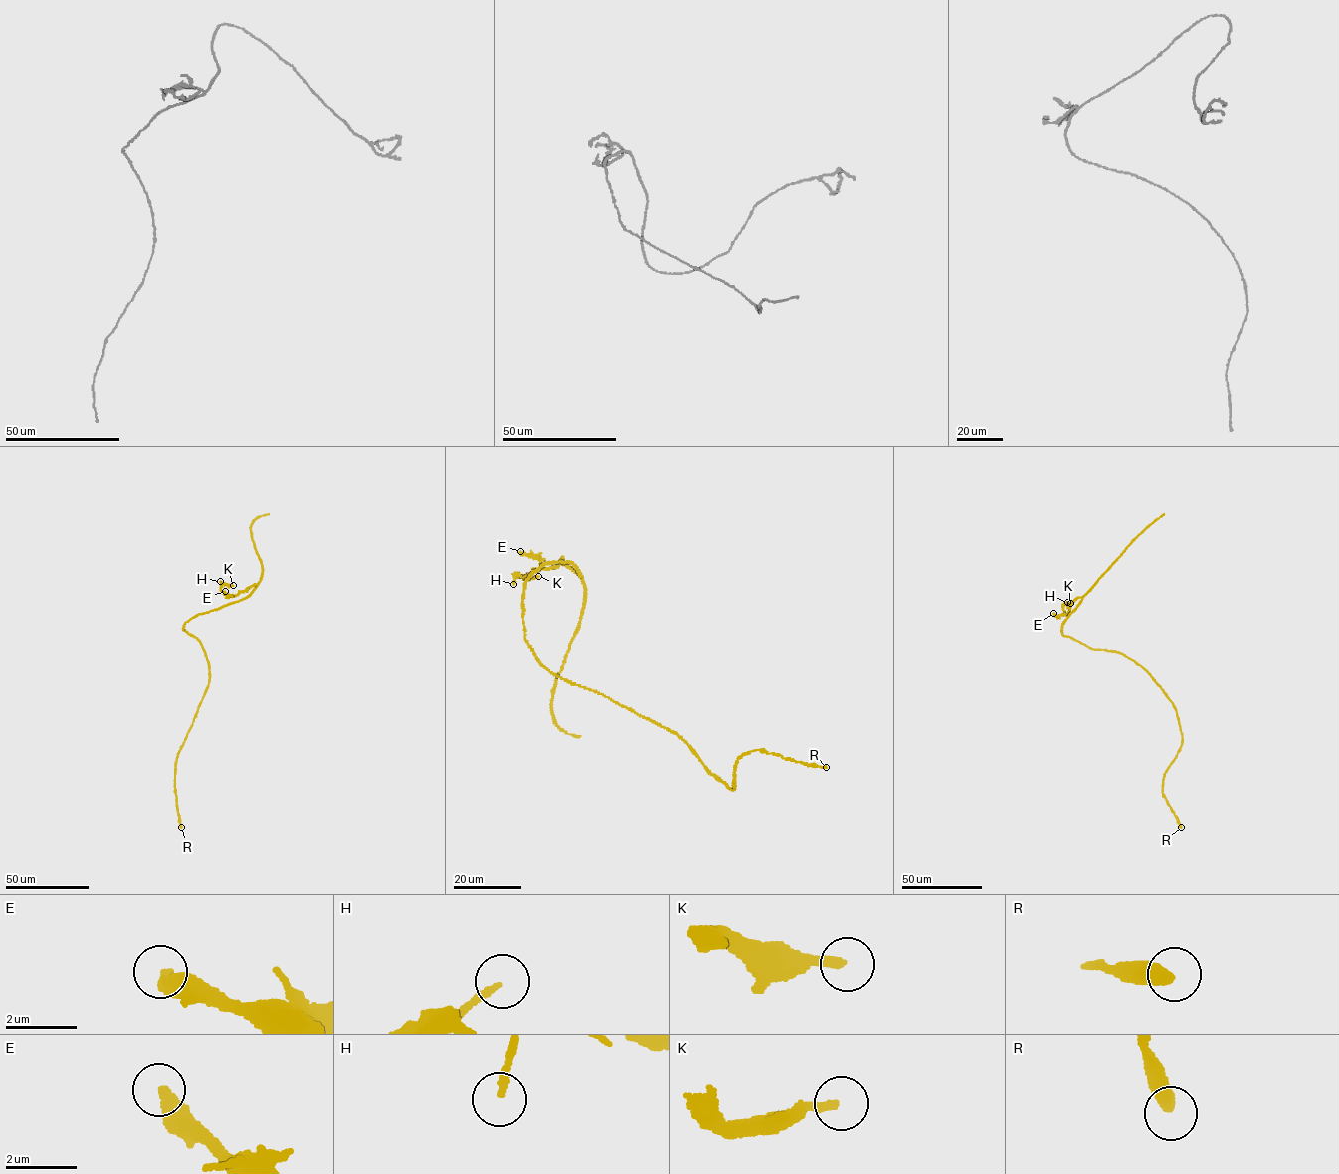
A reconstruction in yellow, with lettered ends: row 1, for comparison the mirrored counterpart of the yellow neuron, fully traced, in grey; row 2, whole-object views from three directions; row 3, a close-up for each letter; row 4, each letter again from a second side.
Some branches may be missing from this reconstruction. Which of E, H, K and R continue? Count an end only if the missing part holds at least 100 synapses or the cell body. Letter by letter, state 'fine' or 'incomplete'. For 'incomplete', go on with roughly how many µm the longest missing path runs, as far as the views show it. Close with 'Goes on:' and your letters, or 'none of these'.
E: fine
H: fine
K: fine
R: fine
Goes on: none of these

